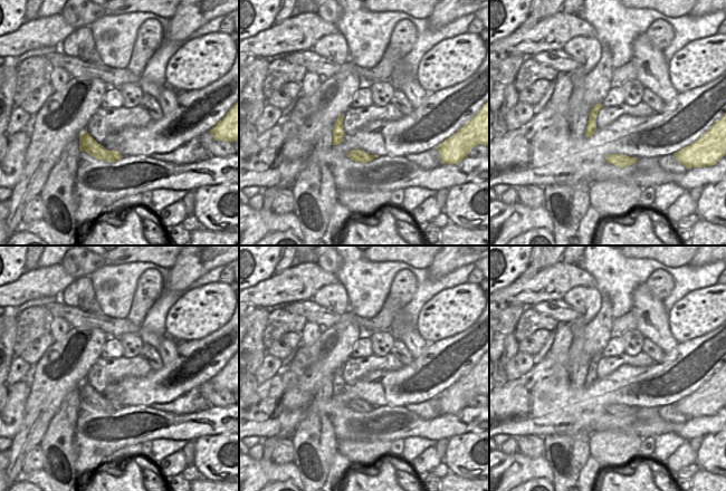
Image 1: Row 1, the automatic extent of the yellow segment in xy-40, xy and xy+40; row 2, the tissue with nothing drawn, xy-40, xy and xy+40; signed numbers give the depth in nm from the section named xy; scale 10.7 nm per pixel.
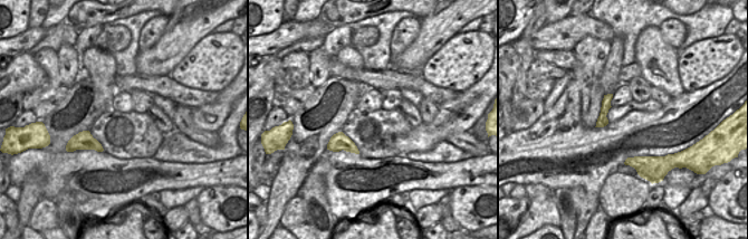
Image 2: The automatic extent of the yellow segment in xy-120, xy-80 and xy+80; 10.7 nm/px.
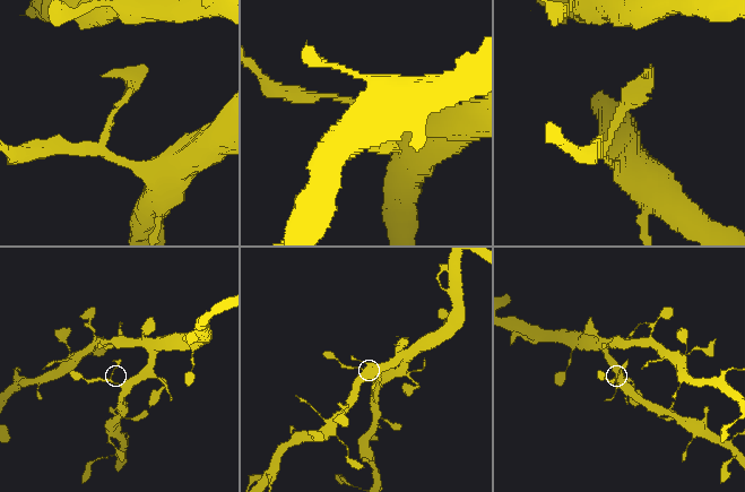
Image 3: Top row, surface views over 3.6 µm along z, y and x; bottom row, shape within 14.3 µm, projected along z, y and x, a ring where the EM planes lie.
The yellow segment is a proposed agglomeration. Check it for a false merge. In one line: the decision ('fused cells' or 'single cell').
single cell

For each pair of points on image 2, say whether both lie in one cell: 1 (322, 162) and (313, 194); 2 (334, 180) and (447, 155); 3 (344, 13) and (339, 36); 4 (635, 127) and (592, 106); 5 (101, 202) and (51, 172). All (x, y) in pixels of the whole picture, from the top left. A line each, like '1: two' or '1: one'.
1: one
2: two
3: two
4: two
5: one

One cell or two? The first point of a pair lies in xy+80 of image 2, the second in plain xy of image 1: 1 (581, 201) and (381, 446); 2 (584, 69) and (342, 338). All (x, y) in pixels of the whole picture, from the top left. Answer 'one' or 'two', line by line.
1: two
2: two

